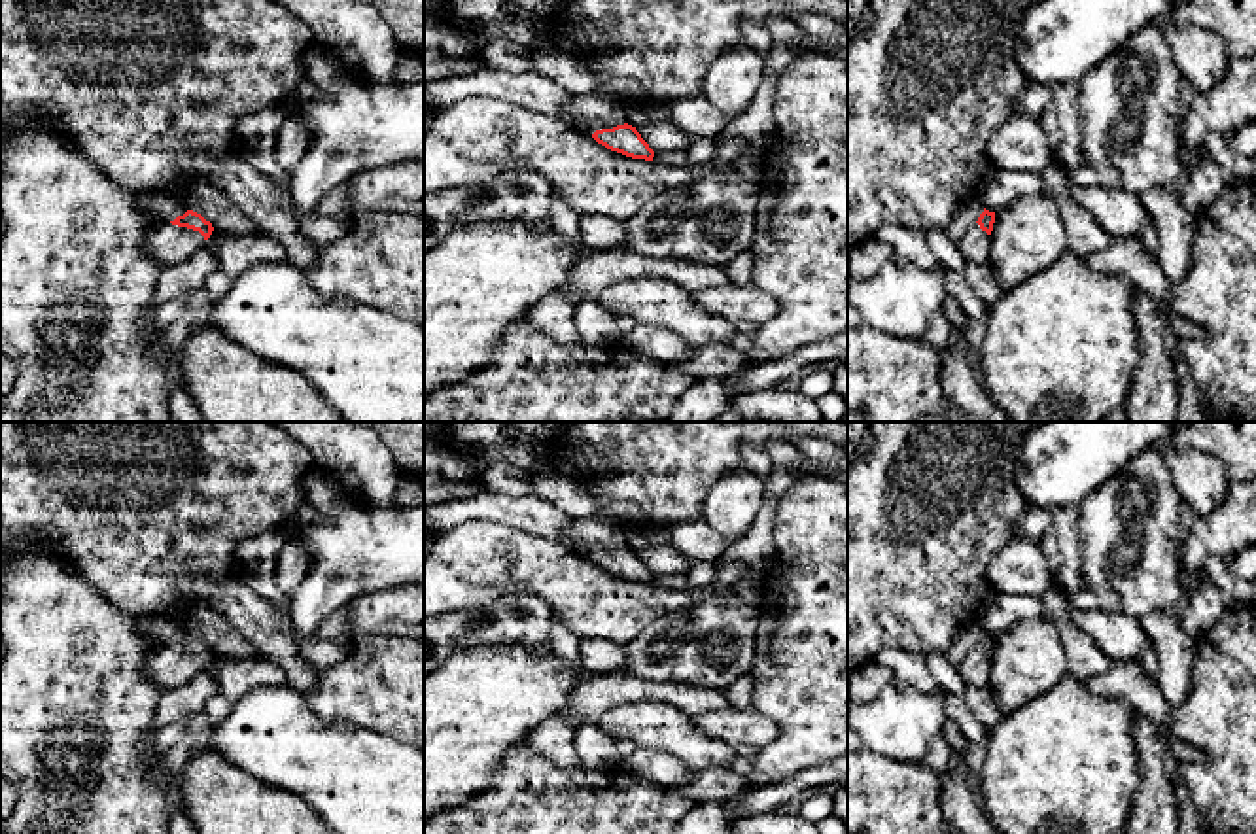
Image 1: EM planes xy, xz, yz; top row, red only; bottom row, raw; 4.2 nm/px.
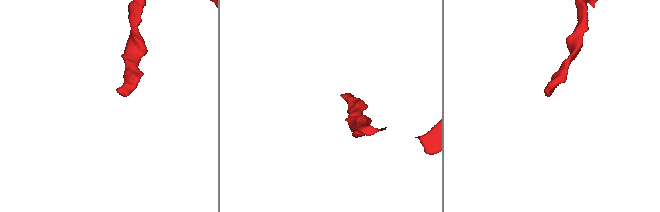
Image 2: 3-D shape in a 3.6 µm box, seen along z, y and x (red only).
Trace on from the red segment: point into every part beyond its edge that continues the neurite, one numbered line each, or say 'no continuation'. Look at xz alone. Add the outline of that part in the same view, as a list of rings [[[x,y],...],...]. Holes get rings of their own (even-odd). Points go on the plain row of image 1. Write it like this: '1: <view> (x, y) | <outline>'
1: xz (530, 513) | [[[482,494],[473,499],[426,505],[426,516],[435,533],[450,530],[467,520],[494,520],[533,535],[554,539],[586,560],[592,560],[602,552],[617,550],[615,547],[605,545],[575,545],[567,537],[571,518],[556,509],[550,501],[535,494]]]

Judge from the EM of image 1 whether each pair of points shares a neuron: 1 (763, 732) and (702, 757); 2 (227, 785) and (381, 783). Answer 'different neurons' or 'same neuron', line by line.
1: different neurons
2: different neurons

